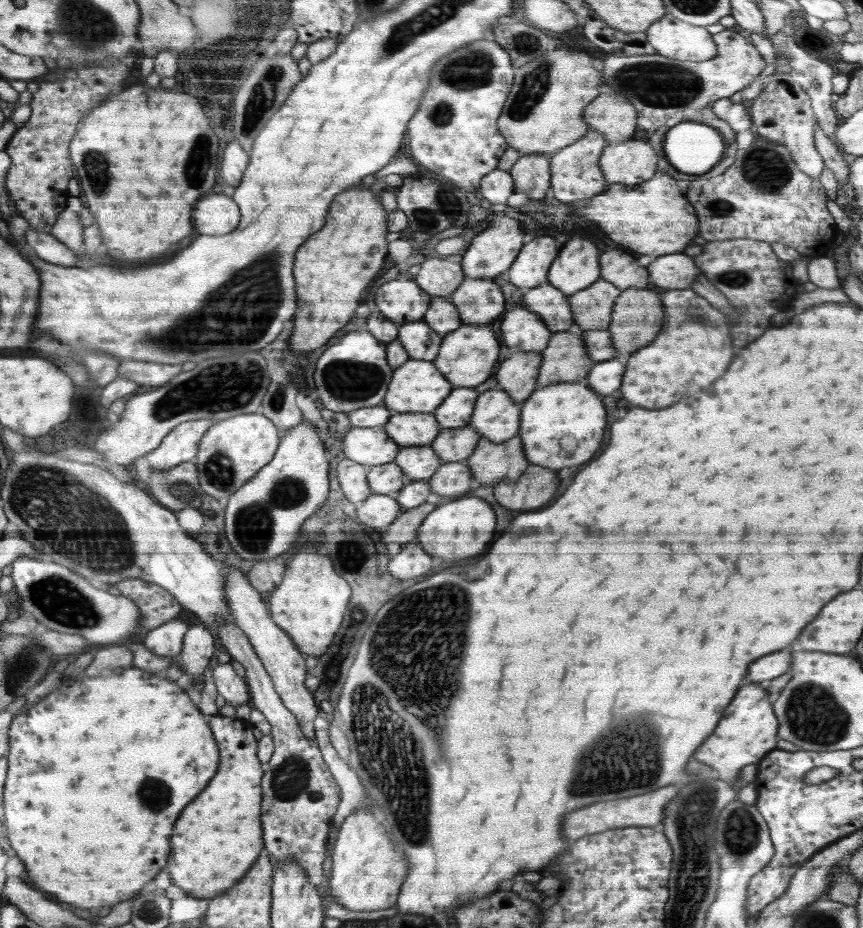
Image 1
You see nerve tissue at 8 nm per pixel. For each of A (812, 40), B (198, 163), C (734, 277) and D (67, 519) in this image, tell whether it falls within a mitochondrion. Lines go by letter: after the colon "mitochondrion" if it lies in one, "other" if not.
A: mitochondrion
B: mitochondrion
C: mitochondrion
D: mitochondrion

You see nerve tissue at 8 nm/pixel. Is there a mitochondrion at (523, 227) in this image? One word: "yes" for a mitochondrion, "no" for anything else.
no

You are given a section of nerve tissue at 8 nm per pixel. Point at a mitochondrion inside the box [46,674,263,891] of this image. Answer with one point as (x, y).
(155, 794)

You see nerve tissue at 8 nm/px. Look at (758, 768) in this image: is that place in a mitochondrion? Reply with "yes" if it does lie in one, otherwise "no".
no

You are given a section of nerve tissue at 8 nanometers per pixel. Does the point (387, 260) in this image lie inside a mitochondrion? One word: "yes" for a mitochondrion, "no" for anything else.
no

